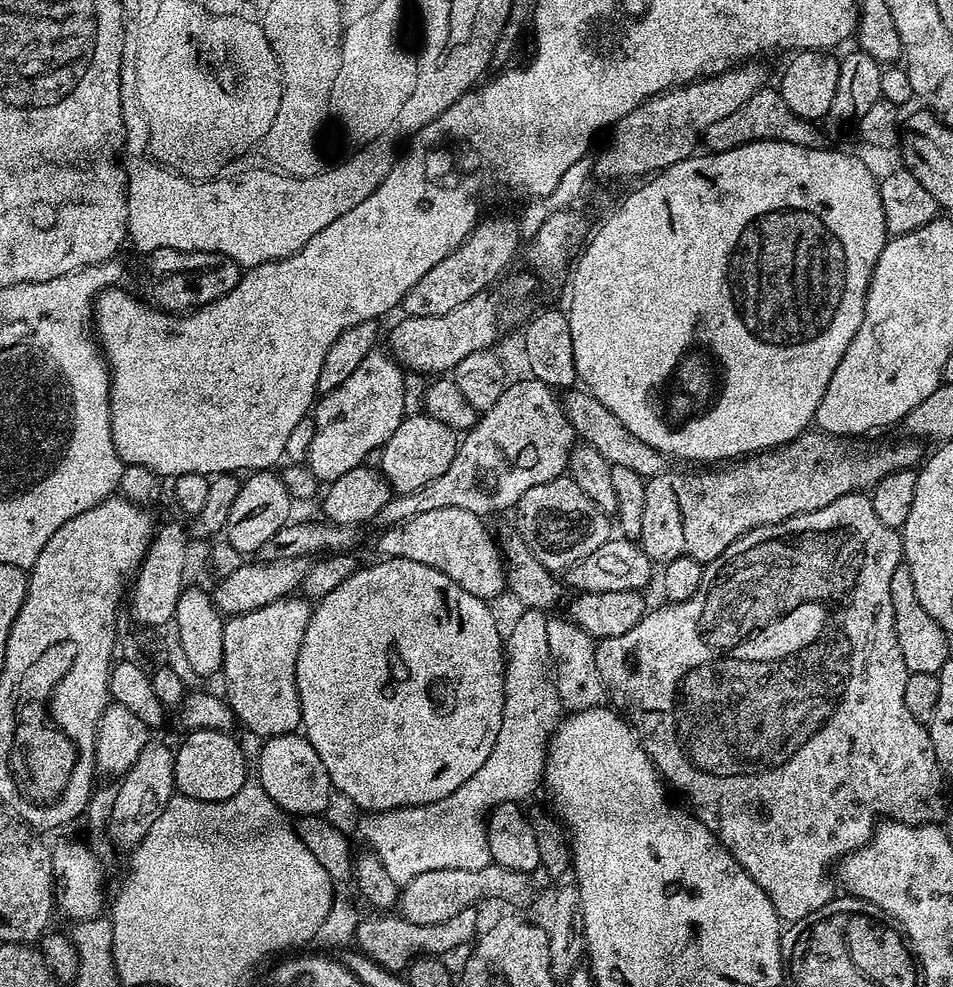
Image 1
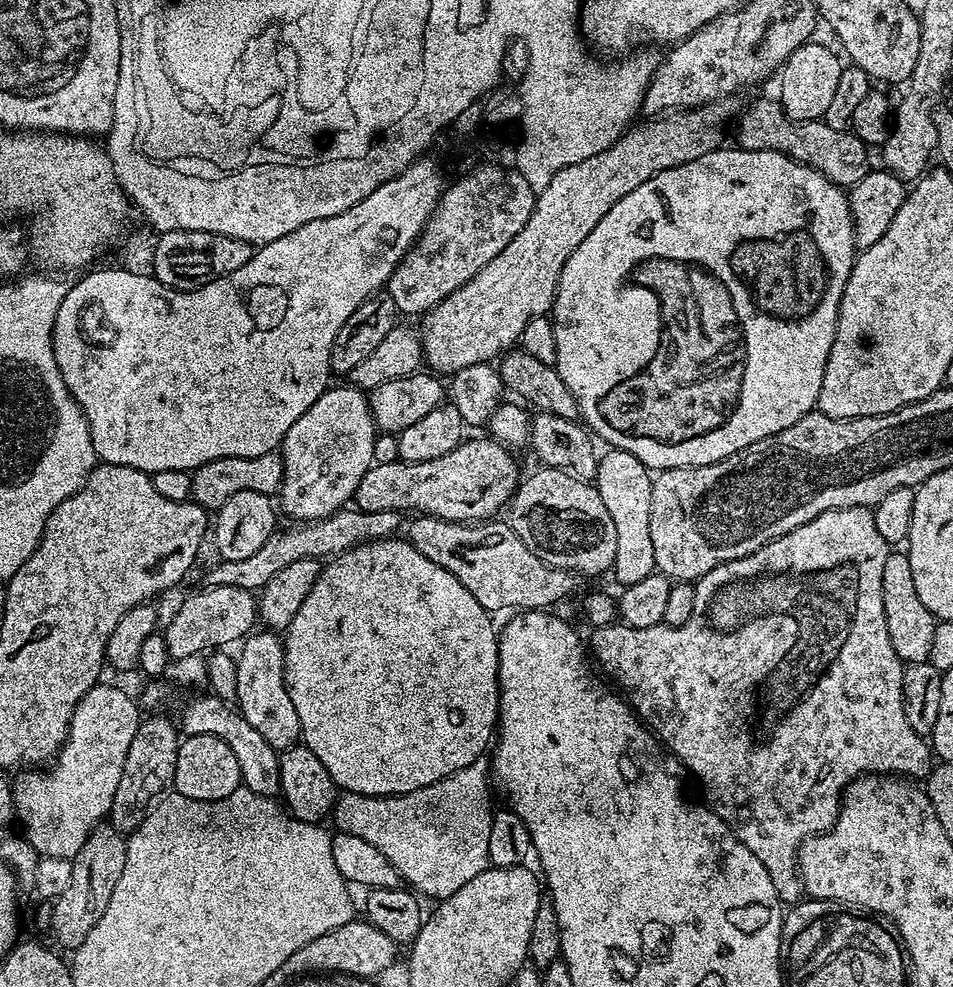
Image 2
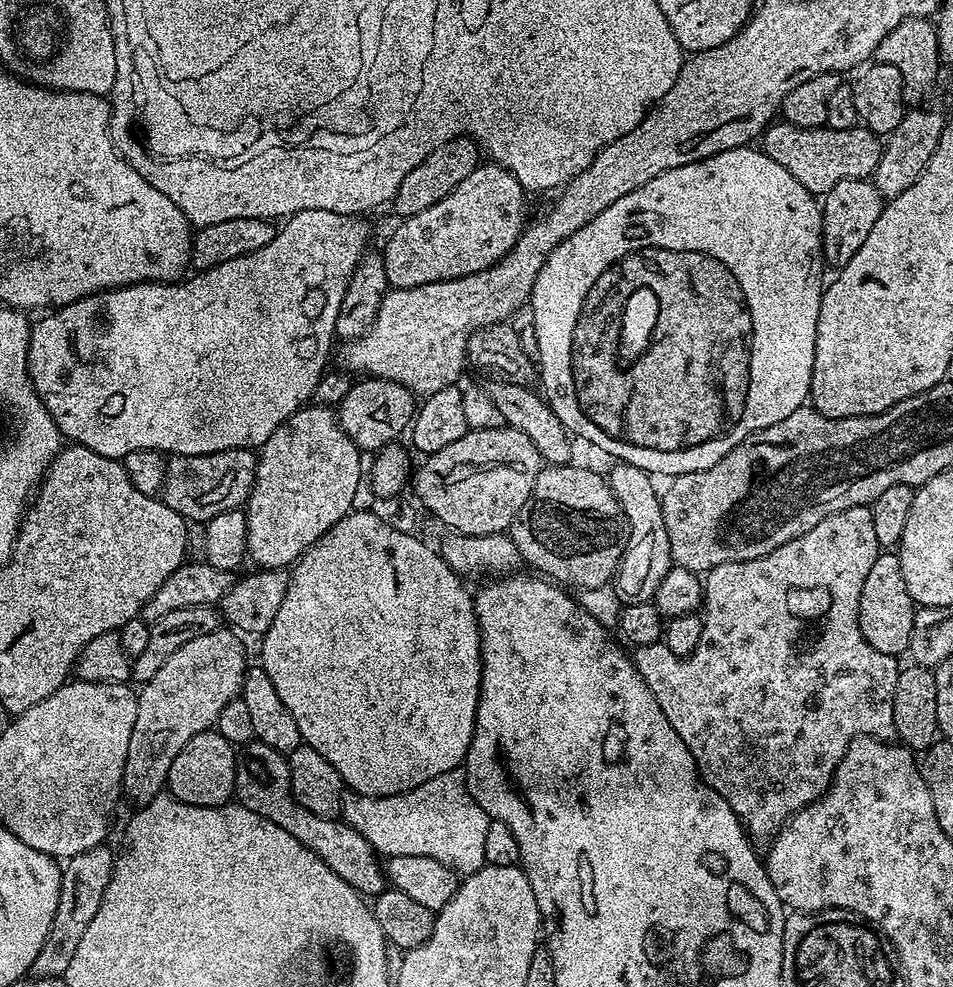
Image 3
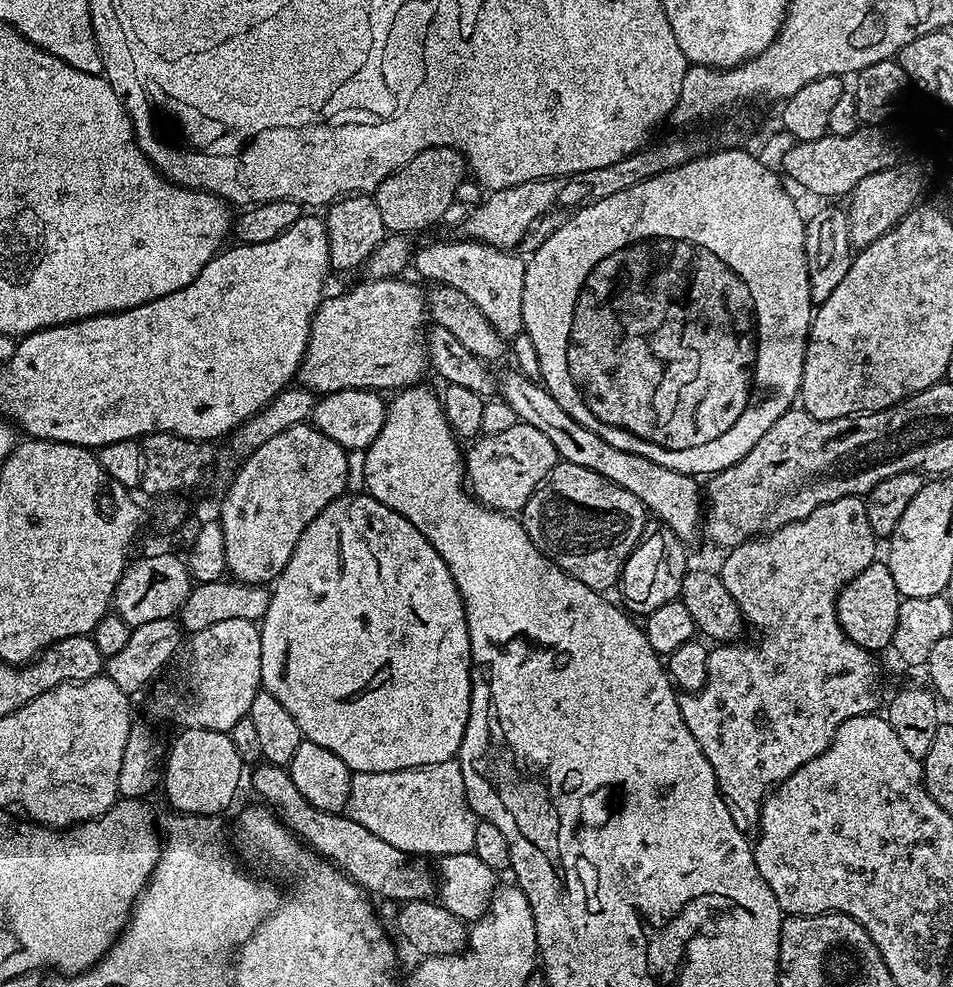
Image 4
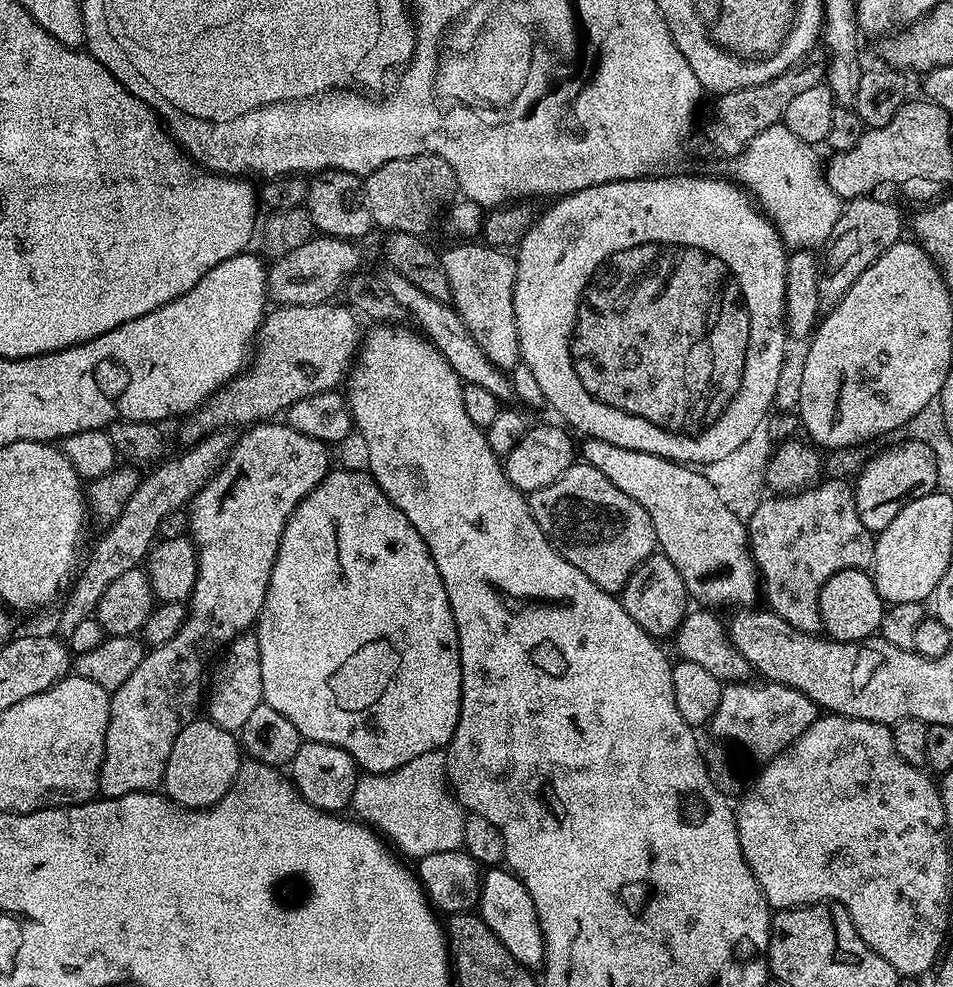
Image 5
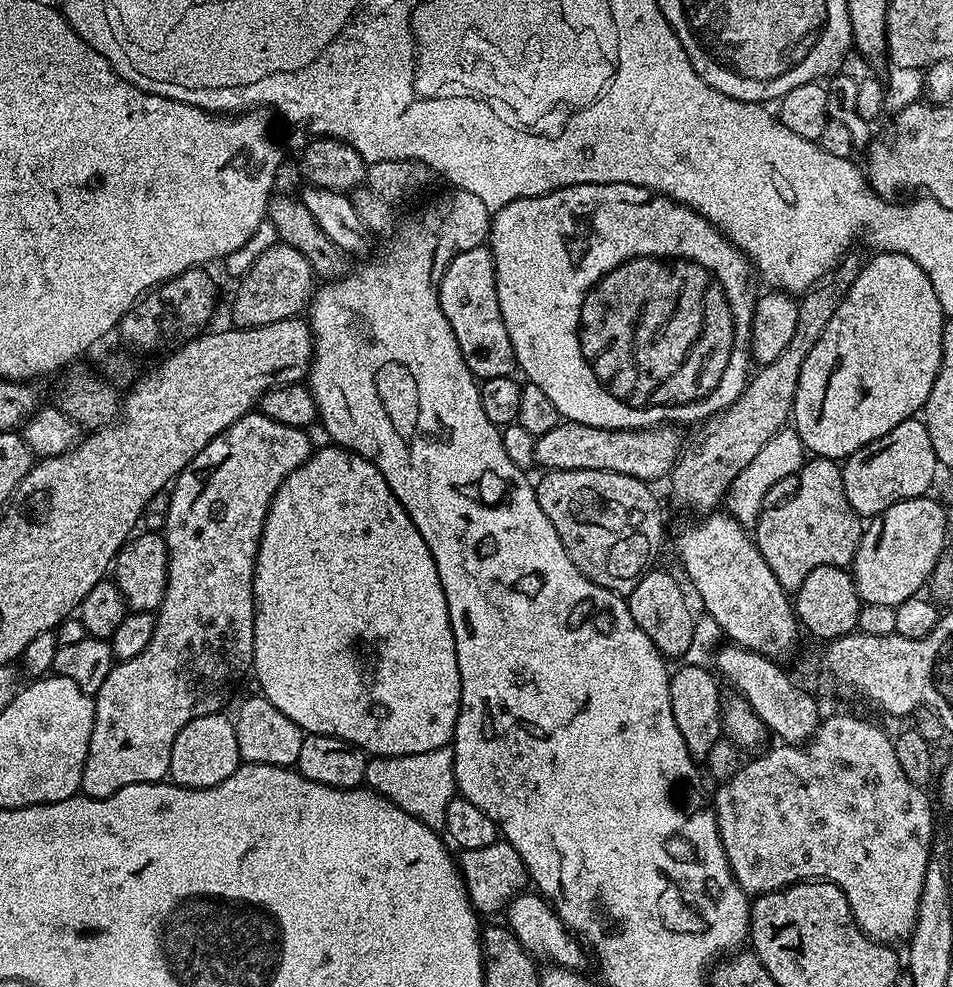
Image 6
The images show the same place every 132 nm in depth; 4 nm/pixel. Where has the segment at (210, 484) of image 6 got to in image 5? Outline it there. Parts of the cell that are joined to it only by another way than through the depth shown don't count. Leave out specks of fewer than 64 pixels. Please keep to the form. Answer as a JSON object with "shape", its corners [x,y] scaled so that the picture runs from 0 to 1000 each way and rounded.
{"shape":[[[273,428],[257,438],[260,439],[249,445],[239,465],[216,487],[196,516],[196,538],[208,561],[208,582],[195,612],[197,624],[178,650],[152,660],[145,679],[141,679],[141,683],[136,683],[136,687],[132,687],[132,691],[116,702],[115,732],[111,736],[111,756],[105,777],[104,801],[110,807],[157,802],[171,791],[174,768],[178,768],[183,748],[191,744],[197,733],[207,728],[209,717],[211,720],[214,676],[222,660],[226,657],[237,658],[273,627],[275,610],[288,578],[288,565],[292,565],[292,553],[296,549],[296,537],[300,537],[300,529],[319,508],[321,501],[336,491],[346,477],[345,451],[321,444],[321,440],[313,440],[313,436],[300,428]]]}

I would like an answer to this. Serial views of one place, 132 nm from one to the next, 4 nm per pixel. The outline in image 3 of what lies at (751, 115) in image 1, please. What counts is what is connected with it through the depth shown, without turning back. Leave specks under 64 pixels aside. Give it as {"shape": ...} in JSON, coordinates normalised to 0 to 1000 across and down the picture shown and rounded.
{"shape":[[[811,124],[800,135],[800,153],[828,176],[833,176],[846,193],[864,197],[885,182],[906,182],[918,175],[923,163],[925,142],[912,130],[899,128],[888,132],[838,130],[826,124]]]}

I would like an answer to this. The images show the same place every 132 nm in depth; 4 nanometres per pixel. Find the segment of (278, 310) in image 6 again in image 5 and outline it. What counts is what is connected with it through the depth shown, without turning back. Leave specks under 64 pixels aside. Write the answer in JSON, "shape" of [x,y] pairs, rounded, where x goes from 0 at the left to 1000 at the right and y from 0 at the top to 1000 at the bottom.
{"shape":[[[339,237],[333,238],[331,241],[333,243],[326,243],[326,241],[320,242],[319,247],[317,249],[313,249],[313,253],[304,253],[300,256],[300,258],[293,260],[293,262],[291,262],[289,266],[286,266],[290,268],[284,268],[284,271],[281,272],[281,298],[282,301],[284,301],[284,303],[289,305],[291,309],[297,310],[303,308],[304,310],[325,310],[326,308],[343,308],[349,303],[349,301],[352,301],[348,299],[350,299],[352,296],[356,294],[356,292],[358,295],[358,293],[360,293],[362,289],[364,289],[366,280],[375,279],[375,277],[379,275],[378,255],[376,252],[374,252],[375,248],[370,246],[370,244],[355,243]]]}

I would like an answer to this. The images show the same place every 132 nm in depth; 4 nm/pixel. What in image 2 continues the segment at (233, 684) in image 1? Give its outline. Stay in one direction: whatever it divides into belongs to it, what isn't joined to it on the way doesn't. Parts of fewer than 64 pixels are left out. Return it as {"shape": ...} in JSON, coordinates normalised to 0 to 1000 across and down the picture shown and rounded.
{"shape":[[[269,638],[251,653],[252,661],[248,665],[250,679],[250,703],[246,710],[253,723],[292,760],[307,758],[316,753],[315,733],[308,719],[308,711],[304,711],[304,703],[300,699],[298,686],[298,650],[291,641],[284,638]]]}

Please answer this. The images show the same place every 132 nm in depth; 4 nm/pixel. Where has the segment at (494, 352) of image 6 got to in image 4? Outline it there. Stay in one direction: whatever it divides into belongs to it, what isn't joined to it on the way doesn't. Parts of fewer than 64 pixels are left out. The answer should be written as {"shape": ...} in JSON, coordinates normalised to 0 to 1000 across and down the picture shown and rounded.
{"shape":[[[458,243],[446,251],[438,250],[434,255],[434,272],[441,280],[453,284],[449,286],[461,286],[463,289],[485,294],[506,318],[510,318],[510,326],[523,334],[523,338],[530,342],[536,342],[550,335],[550,323],[548,322],[548,294],[550,293],[550,270],[552,266],[549,258],[541,255],[528,255],[513,247],[504,247],[499,243]]]}

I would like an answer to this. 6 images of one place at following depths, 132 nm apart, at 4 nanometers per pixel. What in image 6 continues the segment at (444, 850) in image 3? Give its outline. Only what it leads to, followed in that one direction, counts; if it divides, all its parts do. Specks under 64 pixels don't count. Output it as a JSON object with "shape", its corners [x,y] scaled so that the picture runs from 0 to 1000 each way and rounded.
{"shape":[[[473,757],[447,760],[443,764],[425,766],[391,766],[387,769],[382,794],[410,815],[417,815],[426,825],[439,829],[444,835],[461,840],[466,833],[468,817],[480,810],[476,788],[476,764]]]}

